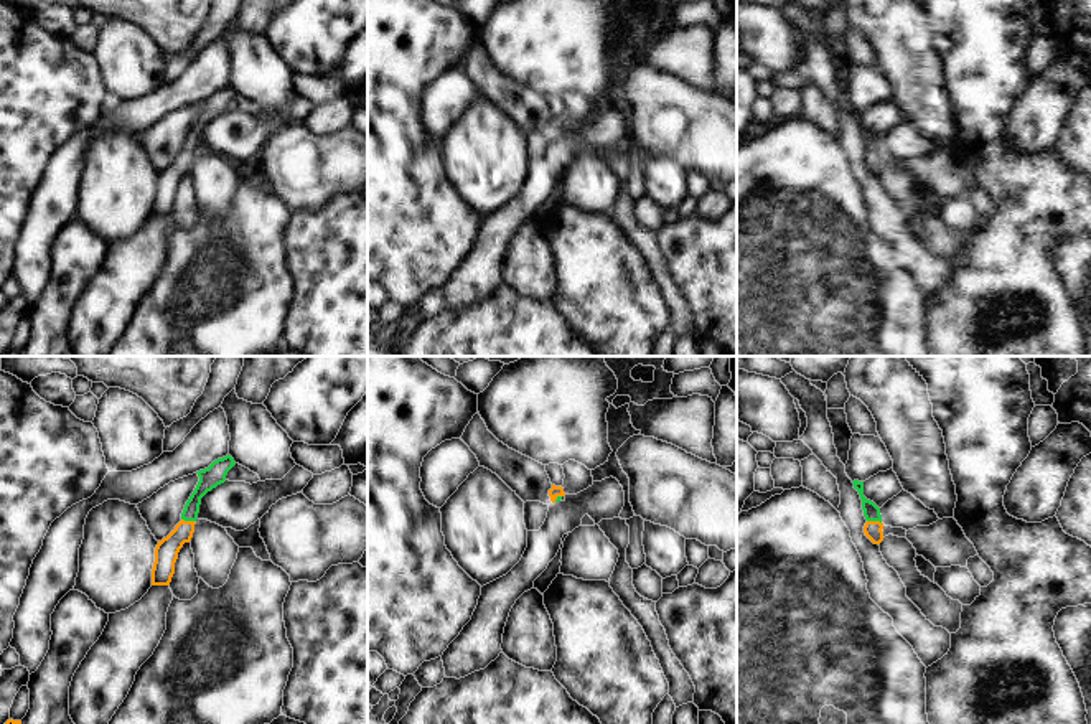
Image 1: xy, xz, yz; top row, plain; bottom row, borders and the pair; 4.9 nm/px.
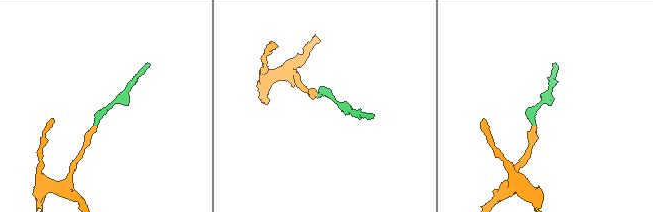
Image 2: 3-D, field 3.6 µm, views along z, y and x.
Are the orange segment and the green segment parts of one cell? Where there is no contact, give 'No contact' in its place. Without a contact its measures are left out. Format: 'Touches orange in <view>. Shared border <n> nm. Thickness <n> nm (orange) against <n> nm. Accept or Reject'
Touches orange in yz. Shared border 70 nm. Thickness 90 nm (orange) against 80 nm. Accept

